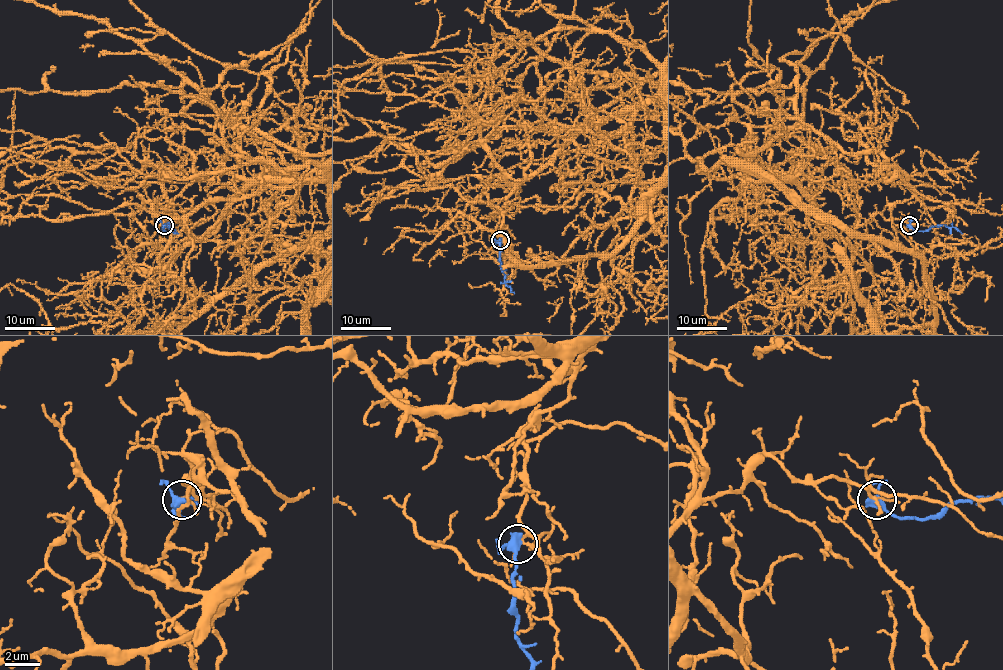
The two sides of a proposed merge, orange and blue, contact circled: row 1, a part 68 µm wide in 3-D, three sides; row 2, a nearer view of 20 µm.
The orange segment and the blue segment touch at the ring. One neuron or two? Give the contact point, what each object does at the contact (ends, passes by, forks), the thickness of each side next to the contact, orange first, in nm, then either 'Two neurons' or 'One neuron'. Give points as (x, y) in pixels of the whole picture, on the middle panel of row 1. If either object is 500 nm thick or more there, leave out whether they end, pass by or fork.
Place: (500, 240). At the ring orange forks. At the ring blue passes by. Thickness 130 nm (orange) against 420 nm. Two neurons

